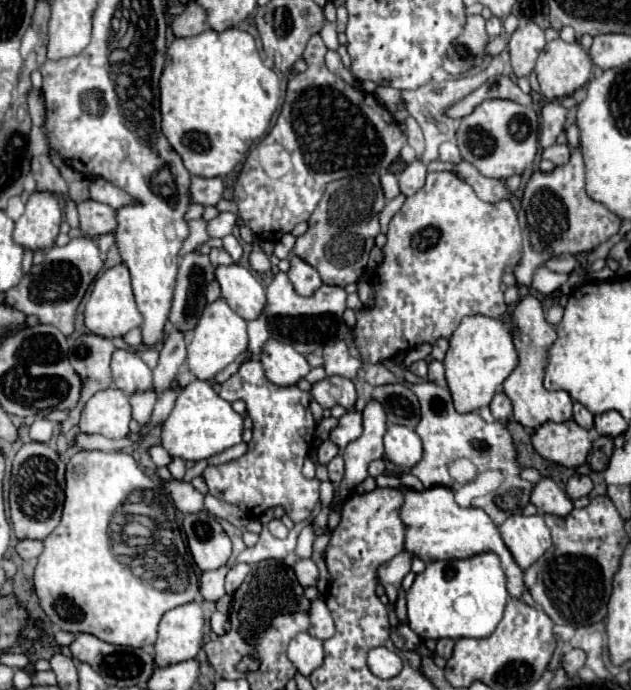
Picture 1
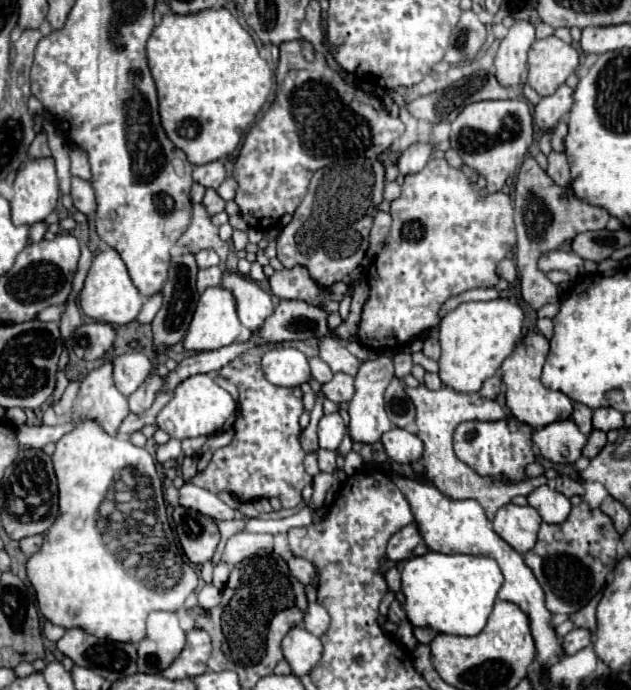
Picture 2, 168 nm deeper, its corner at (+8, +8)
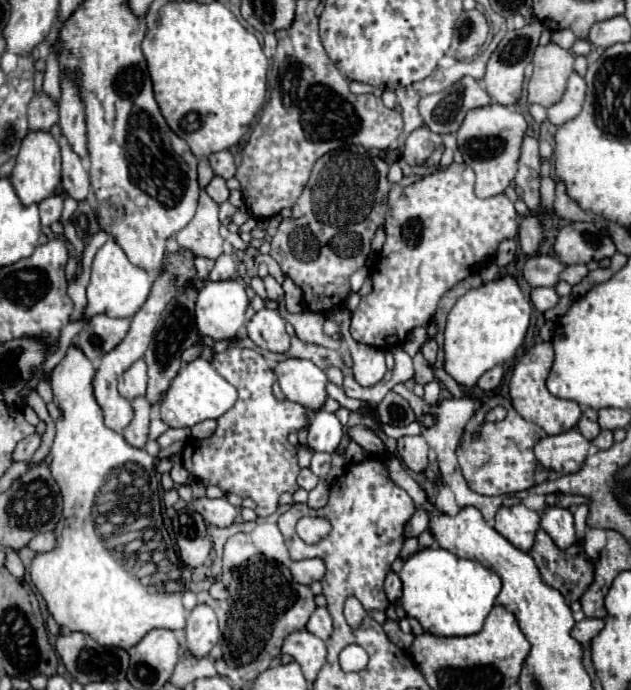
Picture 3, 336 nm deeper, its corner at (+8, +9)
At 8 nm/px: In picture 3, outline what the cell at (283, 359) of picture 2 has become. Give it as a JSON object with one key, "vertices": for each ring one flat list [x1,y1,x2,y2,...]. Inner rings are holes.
{"vertices":[[287,358,275,368,277,382,287,400,297,402,309,410,321,410,327,400,327,374,311,360]]}

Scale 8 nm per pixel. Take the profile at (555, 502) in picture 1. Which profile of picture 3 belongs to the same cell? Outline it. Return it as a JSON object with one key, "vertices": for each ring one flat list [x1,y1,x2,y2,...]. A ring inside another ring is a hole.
{"vertices":[[545,508,541,514,541,528,553,538,555,546,567,550,575,544,573,514,565,508]]}

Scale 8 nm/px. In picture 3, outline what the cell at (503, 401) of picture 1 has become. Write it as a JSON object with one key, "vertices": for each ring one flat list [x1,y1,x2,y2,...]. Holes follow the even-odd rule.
{"vertices":[[495,366,495,368,487,370,487,372,479,378,477,386,479,386,483,392,491,392,491,390,495,390,495,388,499,386,501,378,503,378,503,368,501,368,501,366]]}

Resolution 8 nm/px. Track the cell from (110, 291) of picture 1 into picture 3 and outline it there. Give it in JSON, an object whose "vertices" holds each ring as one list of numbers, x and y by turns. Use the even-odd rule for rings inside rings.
{"vertices":[[109,238,99,252,95,254,93,268,91,268,91,282,87,286,87,320,95,314,107,314,111,318,131,318,137,308,147,300,151,290,151,276,131,264,123,252,123,248,115,242,115,238]]}

